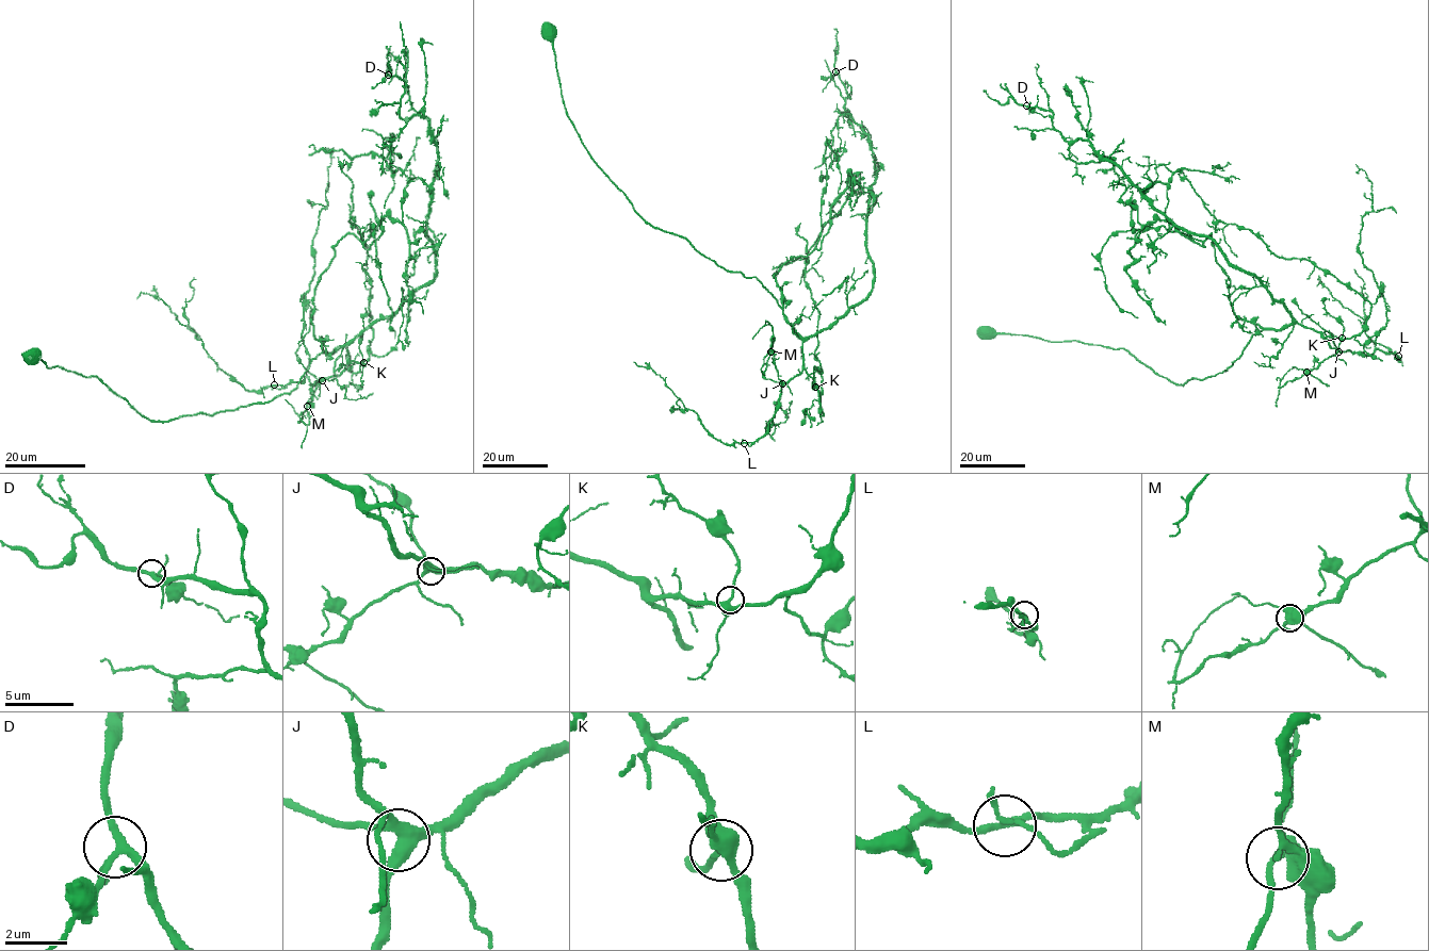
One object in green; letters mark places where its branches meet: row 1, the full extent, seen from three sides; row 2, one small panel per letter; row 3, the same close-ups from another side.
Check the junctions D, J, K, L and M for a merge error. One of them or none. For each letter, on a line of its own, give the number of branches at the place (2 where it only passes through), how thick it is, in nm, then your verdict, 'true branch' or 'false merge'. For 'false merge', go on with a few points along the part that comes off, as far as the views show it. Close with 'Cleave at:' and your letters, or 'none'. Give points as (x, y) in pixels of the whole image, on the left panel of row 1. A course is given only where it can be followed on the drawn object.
D: 4 branches meet; 240 nm thick; true branch
J: 4 branches meet; 400 nm thick; true branch
K: 4 branches meet; 320 nm thick; true branch
L: 4 branches meet; 180 nm thick; true branch
M: 3 branches meet; 200 nm thick; true branch
Cleave at: none

